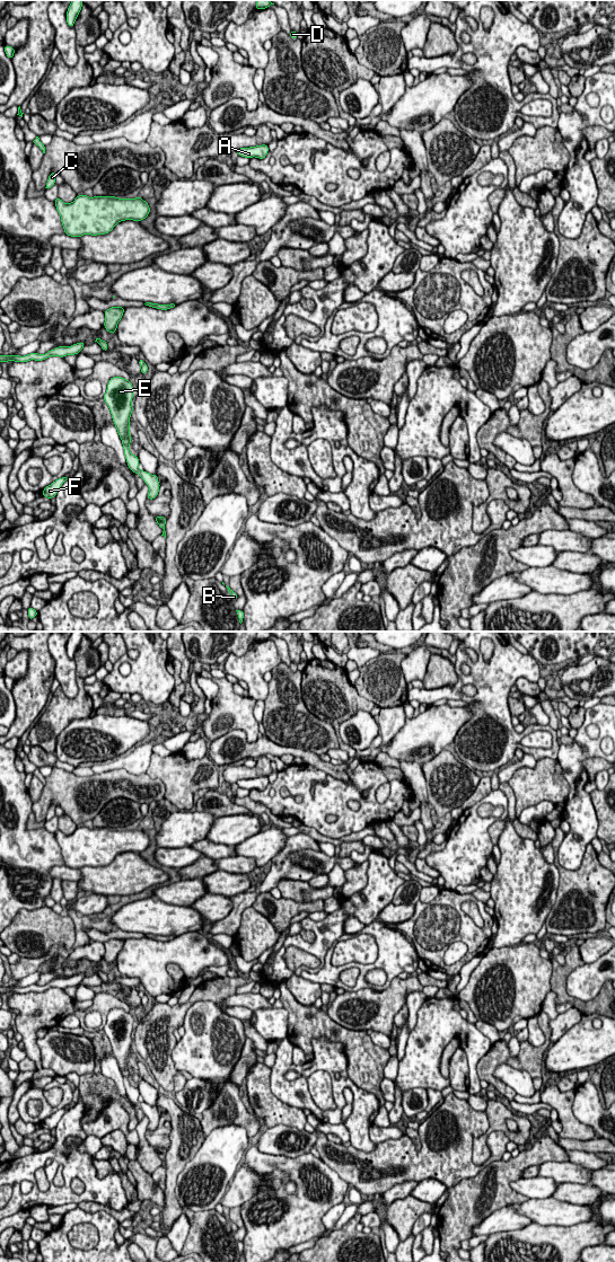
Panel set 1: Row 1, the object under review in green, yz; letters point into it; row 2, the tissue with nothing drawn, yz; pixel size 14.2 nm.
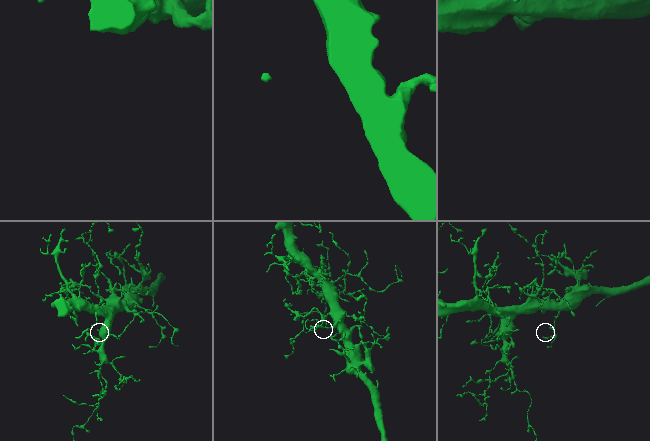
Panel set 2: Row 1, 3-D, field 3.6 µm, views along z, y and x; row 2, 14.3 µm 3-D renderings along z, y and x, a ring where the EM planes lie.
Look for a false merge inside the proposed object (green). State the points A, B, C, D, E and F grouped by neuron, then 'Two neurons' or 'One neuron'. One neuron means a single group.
Groups: A B C D E F. One neuron

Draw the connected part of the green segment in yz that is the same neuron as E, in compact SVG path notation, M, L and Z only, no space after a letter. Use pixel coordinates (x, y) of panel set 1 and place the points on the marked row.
M113 377L107 383L106 392L104 394L104 400L107 404L113 422L117 430L124 449L124 455L129 468L138 474L149 487L147 498L153 500L159 493L160 484L157 475L151 475L144 470L139 469L139 458L129 450L131 444L130 434L130 417L133 412L132 398L133 386L130 380L125 380L122 377Z

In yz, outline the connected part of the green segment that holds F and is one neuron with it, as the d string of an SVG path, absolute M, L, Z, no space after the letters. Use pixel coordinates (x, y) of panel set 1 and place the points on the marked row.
M67 477L58 478L55 482L53 482L51 485L46 486L43 489L42 495L50 500L56 496L58 491L67 479L68 479Z

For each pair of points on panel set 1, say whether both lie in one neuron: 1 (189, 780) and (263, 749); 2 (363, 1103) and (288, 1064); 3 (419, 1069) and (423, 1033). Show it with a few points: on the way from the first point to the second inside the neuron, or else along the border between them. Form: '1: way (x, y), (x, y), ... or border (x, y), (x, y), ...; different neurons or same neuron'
1: border (207, 755), (217, 765); different neurons
2: way (348, 1082), (334, 1065), (314, 1065), (309, 1069); same neuron
3: way (422, 1060), (424, 1042); same neuron

